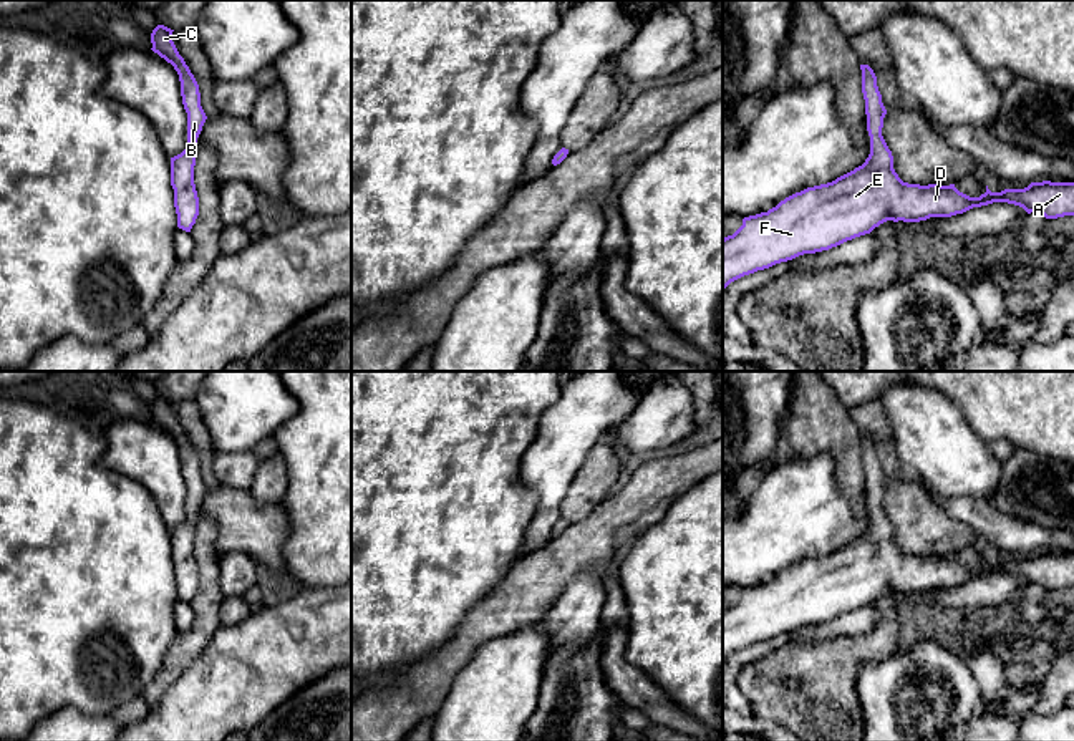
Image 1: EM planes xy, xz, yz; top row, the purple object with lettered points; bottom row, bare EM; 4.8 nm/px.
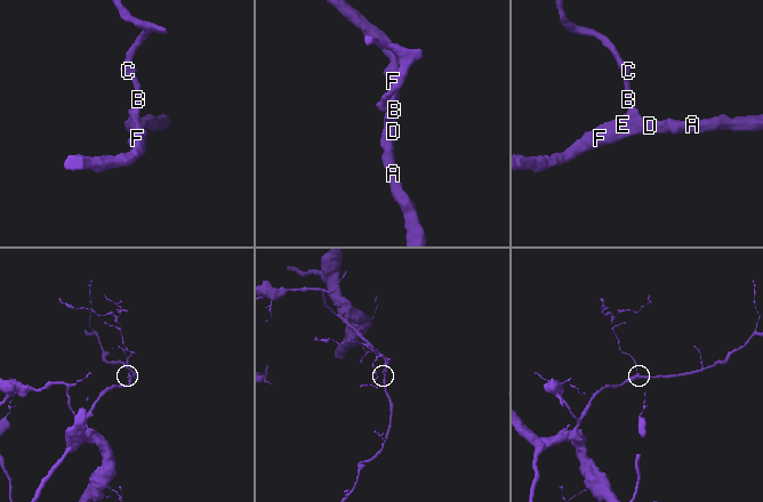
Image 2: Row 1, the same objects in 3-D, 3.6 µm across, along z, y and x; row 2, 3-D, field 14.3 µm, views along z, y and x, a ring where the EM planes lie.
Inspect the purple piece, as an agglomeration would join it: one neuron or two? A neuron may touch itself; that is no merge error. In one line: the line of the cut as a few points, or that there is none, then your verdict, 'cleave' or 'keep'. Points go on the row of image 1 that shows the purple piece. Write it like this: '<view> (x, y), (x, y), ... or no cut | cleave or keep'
no cut | keep

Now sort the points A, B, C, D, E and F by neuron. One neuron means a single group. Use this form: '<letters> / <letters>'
A B C D E F

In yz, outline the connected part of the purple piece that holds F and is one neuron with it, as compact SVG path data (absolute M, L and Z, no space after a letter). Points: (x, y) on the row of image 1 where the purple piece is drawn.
M860 65L860 70L868 157L832 182L807 187L767 212L744 217L743 225L723 239L723 288L757 270L870 234L887 220L951 217L993 202L1014 204L1046 219L1074 216L1074 182L1043 181L1001 192L991 192L986 186L980 197L960 192L955 184L903 182L882 136L887 109L877 76L868 65Z

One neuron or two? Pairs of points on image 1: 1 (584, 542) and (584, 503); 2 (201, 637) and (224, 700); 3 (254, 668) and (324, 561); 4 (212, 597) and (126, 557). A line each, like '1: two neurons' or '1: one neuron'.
1: two neurons
2: two neurons
3: two neurons
4: two neurons

